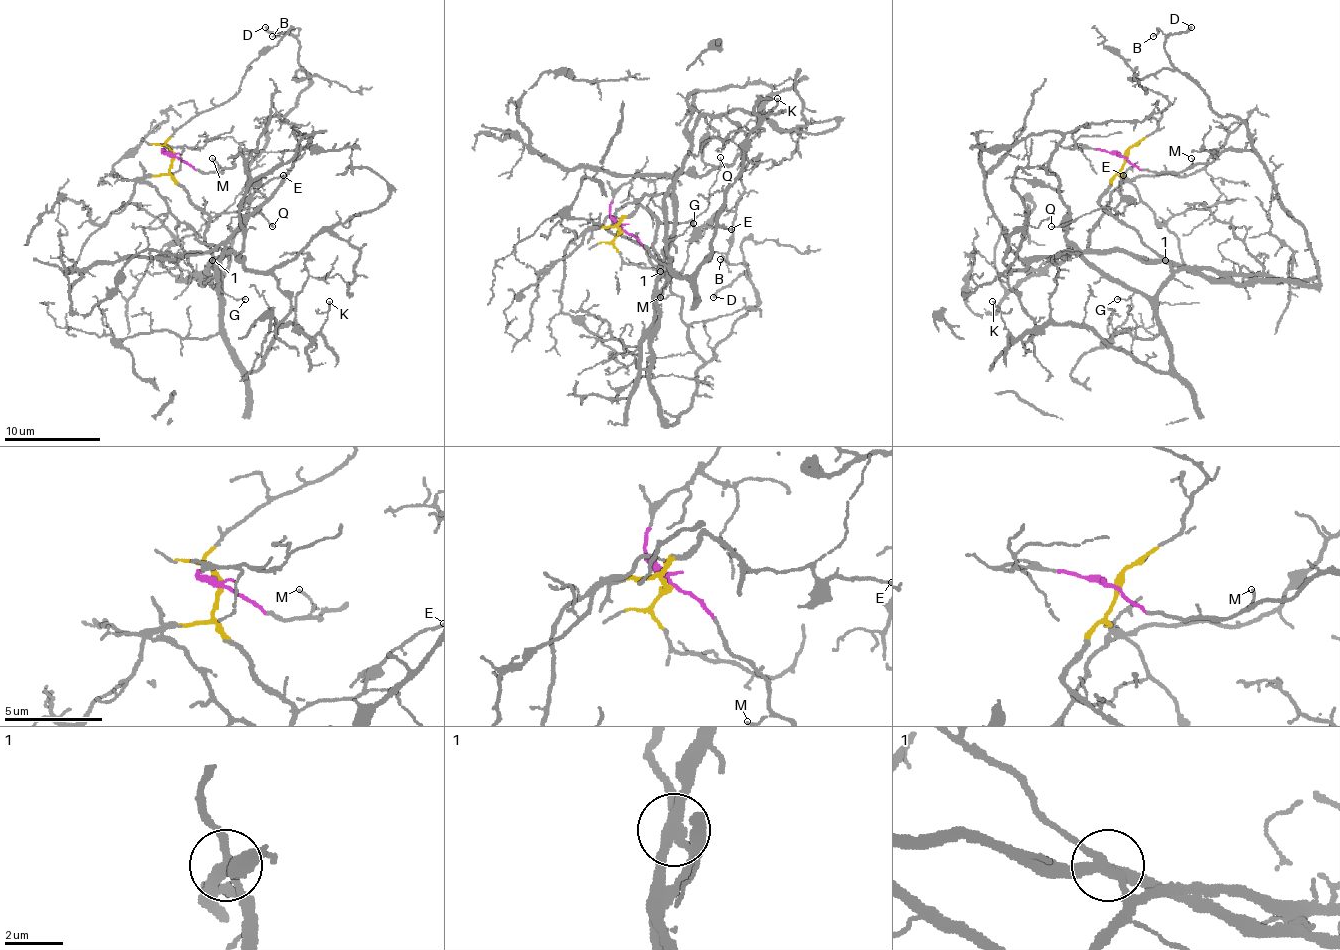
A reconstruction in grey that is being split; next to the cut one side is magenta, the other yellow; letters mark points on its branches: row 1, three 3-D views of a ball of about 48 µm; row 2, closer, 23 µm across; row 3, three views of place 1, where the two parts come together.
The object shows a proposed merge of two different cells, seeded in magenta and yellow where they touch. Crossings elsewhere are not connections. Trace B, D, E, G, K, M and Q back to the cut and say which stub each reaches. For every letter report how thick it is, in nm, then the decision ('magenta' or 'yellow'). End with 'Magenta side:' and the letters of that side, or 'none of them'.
B: 90 nm thick; magenta
D: 160 nm thick; magenta
E: 130 nm thick; yellow
G: 110 nm thick; yellow
K: 120 nm thick; yellow
M: 110 nm thick; magenta
Q: 90 nm thick; yellow
Magenta side: B, D, M

